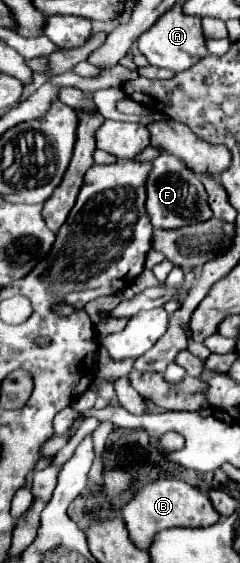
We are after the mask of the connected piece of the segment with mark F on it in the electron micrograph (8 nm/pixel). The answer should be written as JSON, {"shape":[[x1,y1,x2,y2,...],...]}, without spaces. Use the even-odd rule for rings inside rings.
{"shape":[[161,153,153,161,153,169,147,179,147,213,155,229,177,229,193,223,203,223,213,217,213,211,207,203,207,191,197,173,173,153]]}

